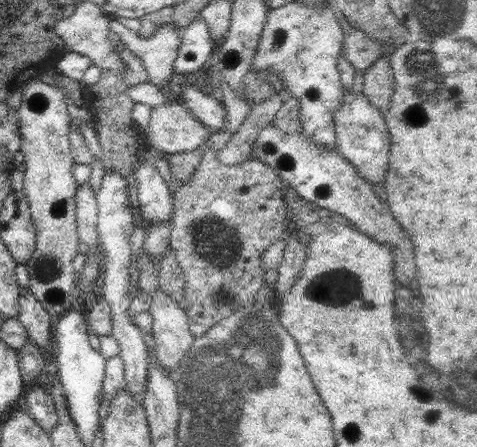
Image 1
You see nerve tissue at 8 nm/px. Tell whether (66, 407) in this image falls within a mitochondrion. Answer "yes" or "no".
no

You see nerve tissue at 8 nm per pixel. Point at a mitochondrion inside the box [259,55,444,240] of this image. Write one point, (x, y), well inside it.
(270, 149)

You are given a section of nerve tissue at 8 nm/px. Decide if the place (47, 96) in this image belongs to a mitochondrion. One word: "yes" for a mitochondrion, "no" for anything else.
no

